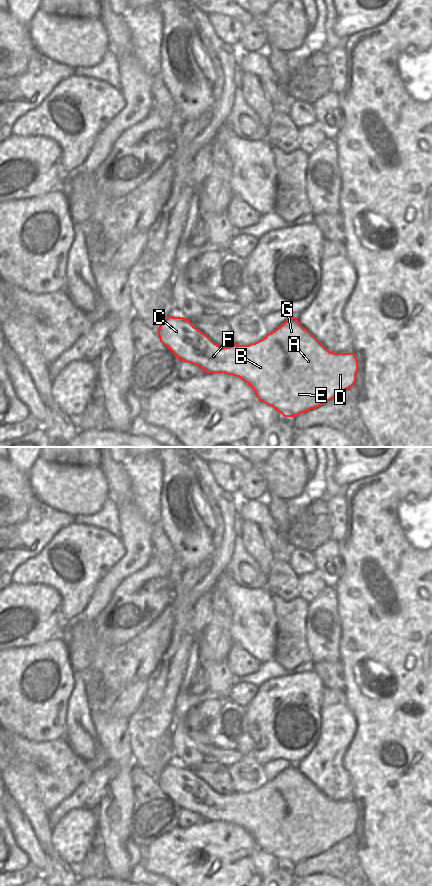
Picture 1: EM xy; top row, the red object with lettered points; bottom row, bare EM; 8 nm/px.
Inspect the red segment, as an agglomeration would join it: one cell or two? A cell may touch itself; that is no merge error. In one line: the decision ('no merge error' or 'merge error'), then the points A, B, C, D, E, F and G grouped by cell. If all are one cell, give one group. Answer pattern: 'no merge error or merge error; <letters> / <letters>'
no merge error; A B C D E F G

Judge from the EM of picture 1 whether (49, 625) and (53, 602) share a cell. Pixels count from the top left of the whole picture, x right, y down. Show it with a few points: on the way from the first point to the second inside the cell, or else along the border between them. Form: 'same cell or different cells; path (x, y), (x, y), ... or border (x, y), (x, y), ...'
same cell; path (49, 619), (49, 608)

